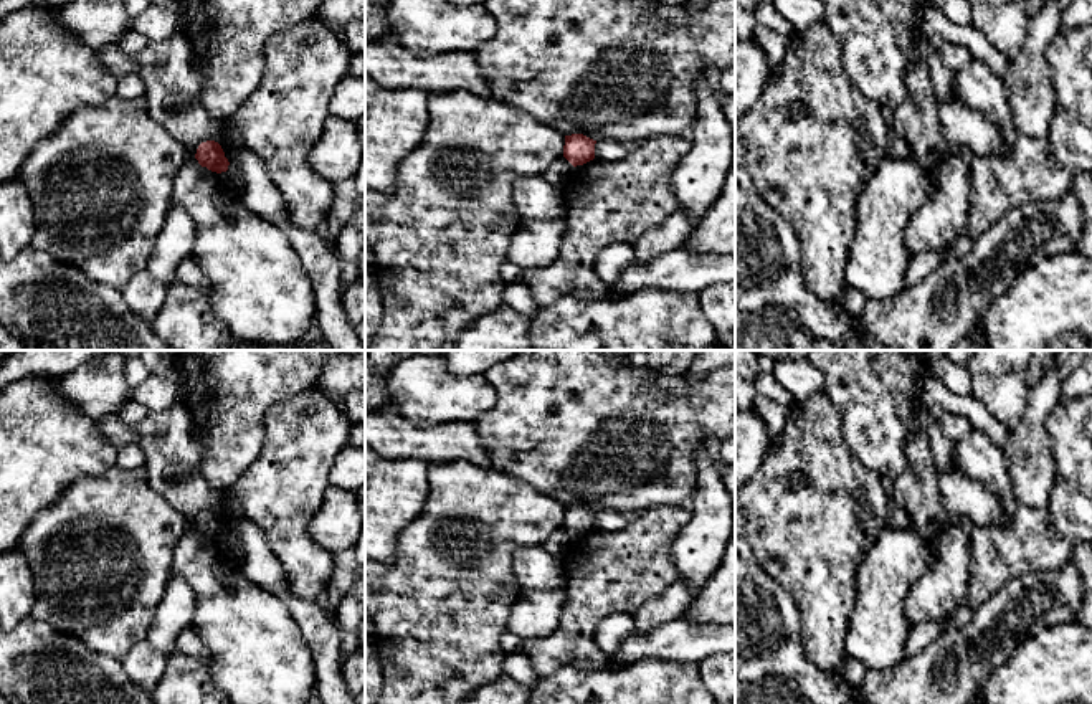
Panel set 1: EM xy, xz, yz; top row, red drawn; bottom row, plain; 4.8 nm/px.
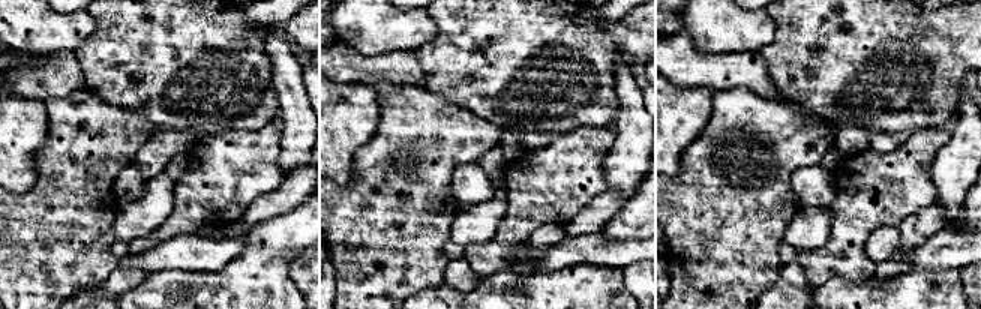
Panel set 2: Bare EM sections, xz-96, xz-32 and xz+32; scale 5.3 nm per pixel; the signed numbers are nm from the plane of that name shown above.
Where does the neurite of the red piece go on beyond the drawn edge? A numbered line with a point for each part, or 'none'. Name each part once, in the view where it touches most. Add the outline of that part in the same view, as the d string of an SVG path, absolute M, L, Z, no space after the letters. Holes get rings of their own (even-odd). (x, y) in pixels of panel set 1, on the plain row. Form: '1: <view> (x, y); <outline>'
none

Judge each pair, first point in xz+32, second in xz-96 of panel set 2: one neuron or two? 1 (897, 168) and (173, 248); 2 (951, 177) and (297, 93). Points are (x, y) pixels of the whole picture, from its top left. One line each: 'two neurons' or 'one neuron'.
1: two neurons
2: one neuron

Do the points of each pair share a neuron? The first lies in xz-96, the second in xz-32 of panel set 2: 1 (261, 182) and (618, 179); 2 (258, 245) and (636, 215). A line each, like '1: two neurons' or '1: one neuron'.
1: two neurons
2: one neuron

